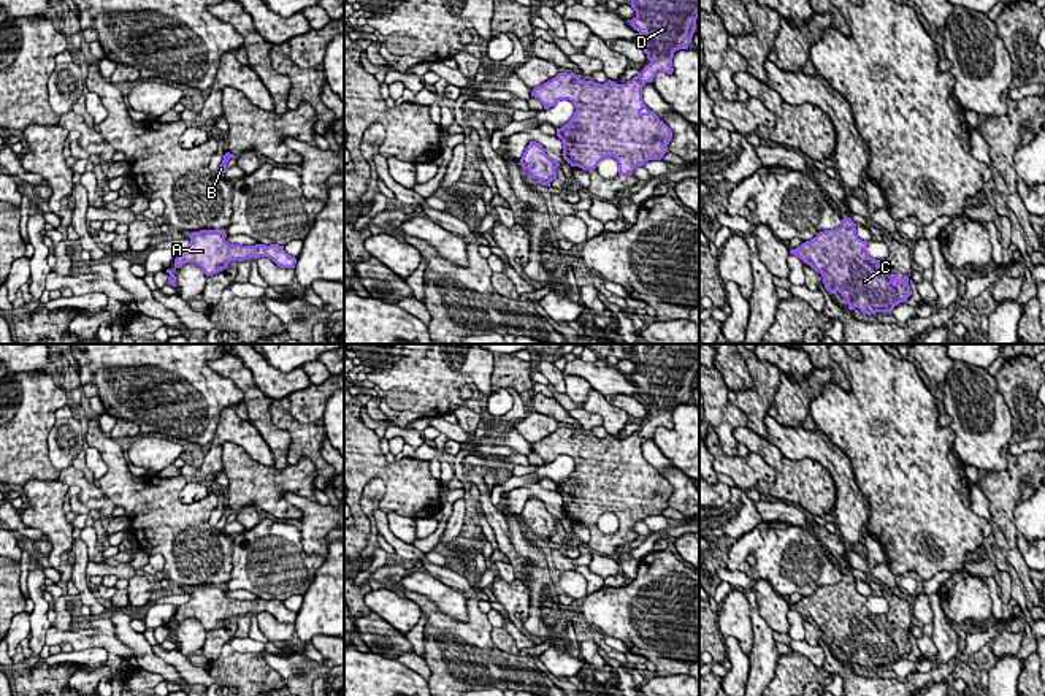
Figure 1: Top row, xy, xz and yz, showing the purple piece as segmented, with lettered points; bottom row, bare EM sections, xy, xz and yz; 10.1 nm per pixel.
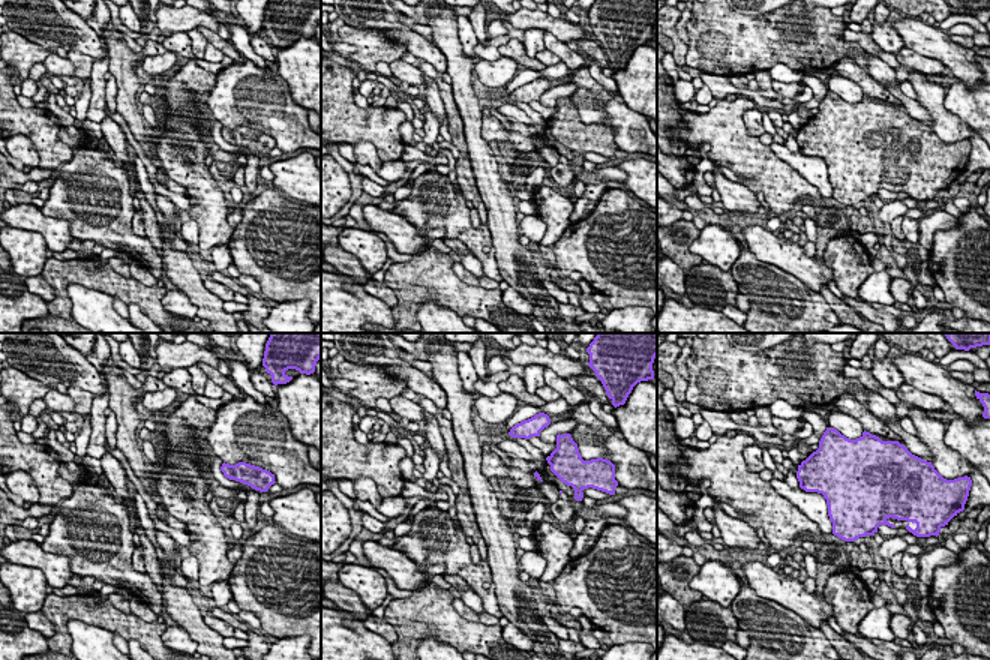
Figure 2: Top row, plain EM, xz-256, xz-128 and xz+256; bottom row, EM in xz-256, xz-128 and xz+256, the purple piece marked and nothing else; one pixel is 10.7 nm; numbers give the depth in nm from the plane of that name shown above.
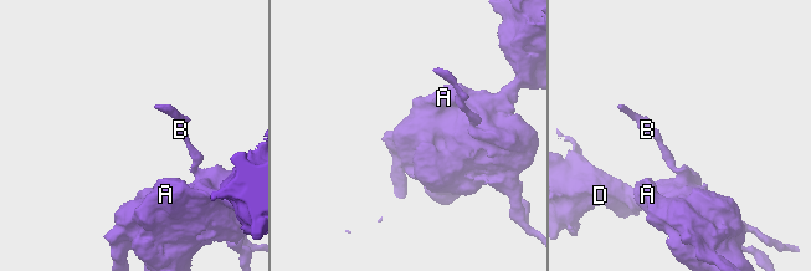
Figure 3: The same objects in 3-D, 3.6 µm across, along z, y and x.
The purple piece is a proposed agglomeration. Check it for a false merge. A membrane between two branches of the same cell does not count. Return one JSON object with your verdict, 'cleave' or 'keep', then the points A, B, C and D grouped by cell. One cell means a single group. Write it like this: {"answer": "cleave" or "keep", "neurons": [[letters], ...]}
{"answer": "keep", "neurons": [["A", "B", "C", "D"]]}

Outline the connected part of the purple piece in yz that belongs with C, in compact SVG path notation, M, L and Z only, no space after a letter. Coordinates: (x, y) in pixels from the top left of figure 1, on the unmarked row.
M844 572L836 585L820 587L790 609L817 625L829 650L839 647L850 666L891 667L912 650L910 625L899 634L886 615L872 614L866 602L867 596L856 590L856 579Z

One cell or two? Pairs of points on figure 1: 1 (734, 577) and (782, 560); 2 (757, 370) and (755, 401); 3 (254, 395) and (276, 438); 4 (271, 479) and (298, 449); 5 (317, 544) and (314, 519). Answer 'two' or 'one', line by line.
1: two
2: one
3: one
4: two
5: one

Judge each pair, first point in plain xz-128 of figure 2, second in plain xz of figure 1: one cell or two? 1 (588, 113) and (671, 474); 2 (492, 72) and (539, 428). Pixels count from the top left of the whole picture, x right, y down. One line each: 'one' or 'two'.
1: one
2: one

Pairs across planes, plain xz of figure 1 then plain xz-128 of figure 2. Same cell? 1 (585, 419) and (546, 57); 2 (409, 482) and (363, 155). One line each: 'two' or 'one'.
1: one
2: two

